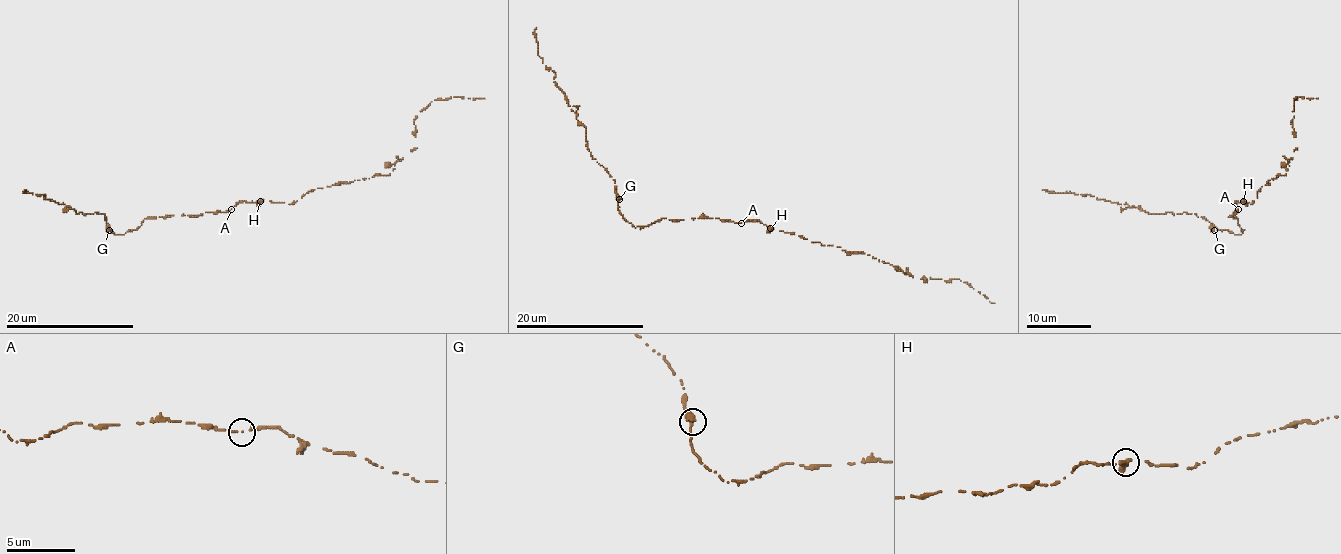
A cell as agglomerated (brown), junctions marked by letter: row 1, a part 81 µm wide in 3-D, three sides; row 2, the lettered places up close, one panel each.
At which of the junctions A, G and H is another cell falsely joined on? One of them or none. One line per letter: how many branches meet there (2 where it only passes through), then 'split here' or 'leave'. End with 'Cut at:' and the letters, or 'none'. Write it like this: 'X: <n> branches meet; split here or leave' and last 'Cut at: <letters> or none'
A: 1 branches meet; leave
G: 2 branches meet; leave
H: 2 branches meet; leave
Cut at: none

